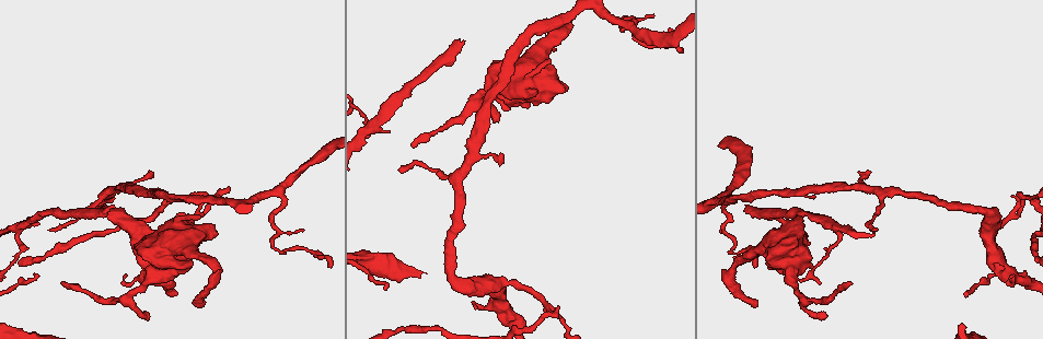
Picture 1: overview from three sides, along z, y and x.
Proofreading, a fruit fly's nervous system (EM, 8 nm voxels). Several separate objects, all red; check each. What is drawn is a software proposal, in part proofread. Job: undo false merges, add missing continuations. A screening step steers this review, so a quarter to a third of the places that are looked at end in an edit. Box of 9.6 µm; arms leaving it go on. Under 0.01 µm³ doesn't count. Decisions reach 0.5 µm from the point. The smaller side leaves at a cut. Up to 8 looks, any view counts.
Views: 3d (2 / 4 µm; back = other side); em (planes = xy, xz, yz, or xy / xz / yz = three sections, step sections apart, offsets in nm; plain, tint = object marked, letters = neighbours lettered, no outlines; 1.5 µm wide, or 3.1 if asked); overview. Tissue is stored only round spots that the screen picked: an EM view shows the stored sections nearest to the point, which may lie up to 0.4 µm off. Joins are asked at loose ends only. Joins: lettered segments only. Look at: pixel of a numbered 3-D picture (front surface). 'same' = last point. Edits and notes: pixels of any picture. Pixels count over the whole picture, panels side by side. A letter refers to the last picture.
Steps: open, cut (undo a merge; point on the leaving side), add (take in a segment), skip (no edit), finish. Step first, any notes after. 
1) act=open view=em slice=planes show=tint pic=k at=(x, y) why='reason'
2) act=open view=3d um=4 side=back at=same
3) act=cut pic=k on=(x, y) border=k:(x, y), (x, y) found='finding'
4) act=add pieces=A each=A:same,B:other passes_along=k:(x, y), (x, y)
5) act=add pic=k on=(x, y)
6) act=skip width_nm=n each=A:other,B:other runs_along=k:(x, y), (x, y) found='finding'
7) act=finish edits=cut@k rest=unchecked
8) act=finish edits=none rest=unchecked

act=open view=em slice=planes show=letters pic=1 at=(728, 192) why='three-way junction'

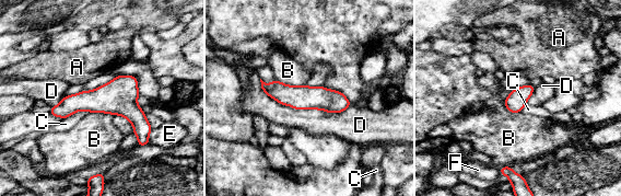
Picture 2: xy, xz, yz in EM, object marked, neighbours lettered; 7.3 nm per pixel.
act=skip each=A:other,B:other,C:other,D:other,E:other,F:other runs_along=2:(54, 108), (119, 102), (145, 141) found='continuous, no second neuron'

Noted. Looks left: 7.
act=open view=em slice=xz step=4 show=tint pic=1 at=(746, 205) why='branch stops here'

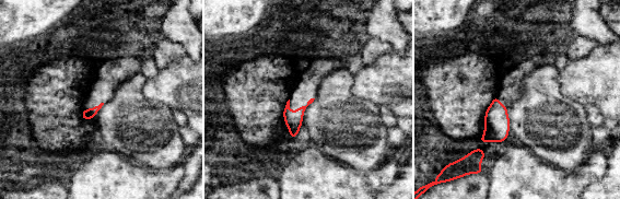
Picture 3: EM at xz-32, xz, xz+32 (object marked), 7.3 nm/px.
act=open view=em slice=planes show=letters at=same

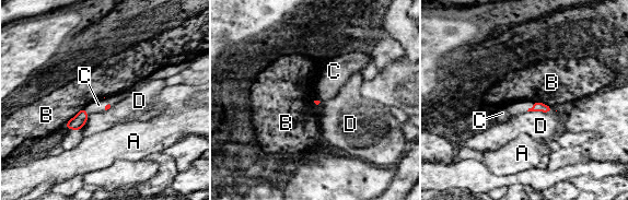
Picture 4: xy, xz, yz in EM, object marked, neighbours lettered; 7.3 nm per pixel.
act=add pieces=C each=A:other,B:other,C:same,D:other passes_along=4:(539, 106), (532, 107), (502, 113) found='the neuron continues'

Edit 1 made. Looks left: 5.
act=open view=overview why='see it whole again'

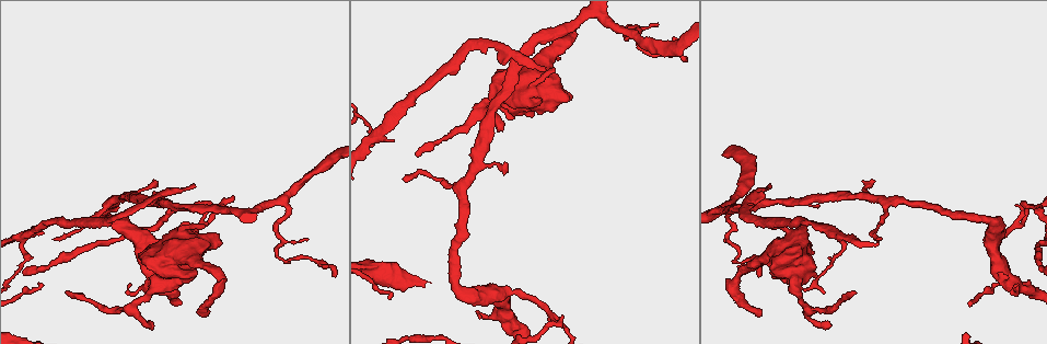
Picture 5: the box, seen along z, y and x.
act=open view=3d um=2 side=back pic=5 at=(809, 308) why='calibre changes'

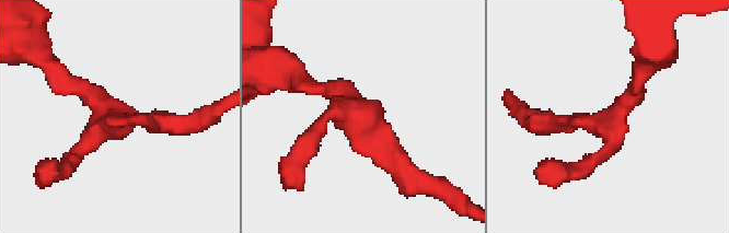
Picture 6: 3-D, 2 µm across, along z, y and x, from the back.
act=open view=em slice=planes show=letters pic=6 at=(359, 112) arms=3 arm_widths_nm=180,190,240 why='need the tissue'

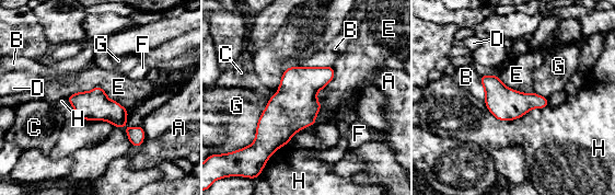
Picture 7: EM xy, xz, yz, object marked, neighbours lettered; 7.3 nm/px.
act=skip width_nm=220 each=A:other,B:other,C:other,D:other,E:other,F:other,G:other,H:other border=7:(67, 98), (100, 87), (127, 111) found='one neuron here'

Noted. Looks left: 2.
act=finish edits=add@4 rest=unchecked

